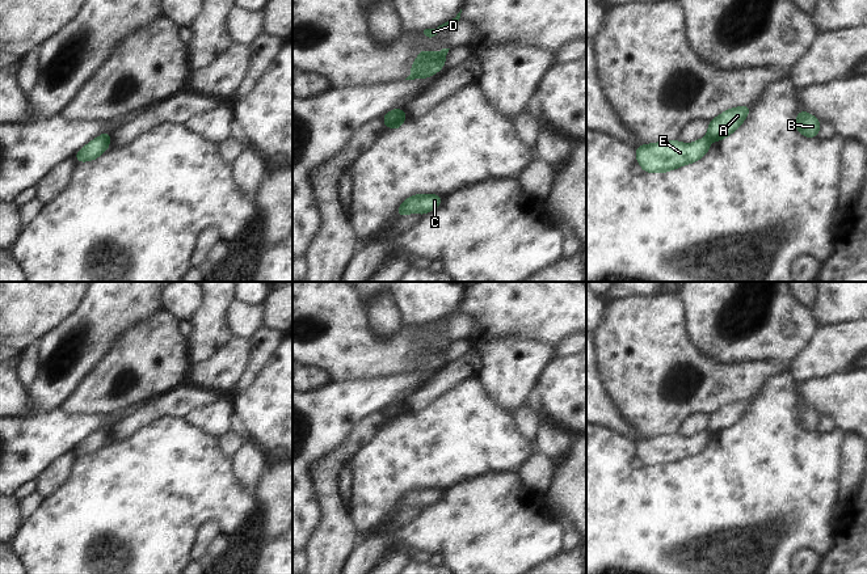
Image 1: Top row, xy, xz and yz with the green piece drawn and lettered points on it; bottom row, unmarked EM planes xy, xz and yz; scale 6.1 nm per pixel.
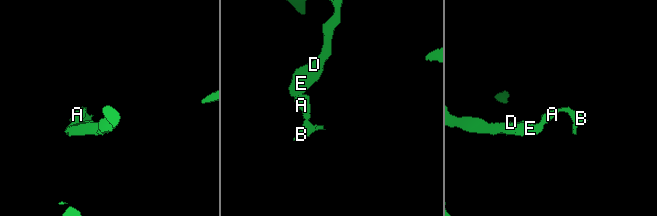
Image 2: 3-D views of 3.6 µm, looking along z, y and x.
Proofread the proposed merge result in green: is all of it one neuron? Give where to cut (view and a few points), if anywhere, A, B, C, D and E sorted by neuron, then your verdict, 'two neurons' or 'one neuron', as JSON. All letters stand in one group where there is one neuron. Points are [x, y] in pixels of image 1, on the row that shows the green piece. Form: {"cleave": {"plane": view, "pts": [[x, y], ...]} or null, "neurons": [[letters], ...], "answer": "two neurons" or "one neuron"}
{"cleave": {"plane": "yz", "pts": [[707, 136], [710, 140]]}, "neurons": [["A", "B", "C"], ["D", "E"]], "answer": "two neurons"}

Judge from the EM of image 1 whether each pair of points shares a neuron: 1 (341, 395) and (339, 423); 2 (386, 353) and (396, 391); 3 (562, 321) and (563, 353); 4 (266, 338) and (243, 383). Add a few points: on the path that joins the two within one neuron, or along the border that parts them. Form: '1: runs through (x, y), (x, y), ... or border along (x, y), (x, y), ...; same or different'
1: runs through (341, 401), (339, 417); same
2: border along (404, 372), (362, 379); different
3: border along (572, 333), (567, 334), (552, 349); different
4: runs through (262, 349), (249, 372); same

